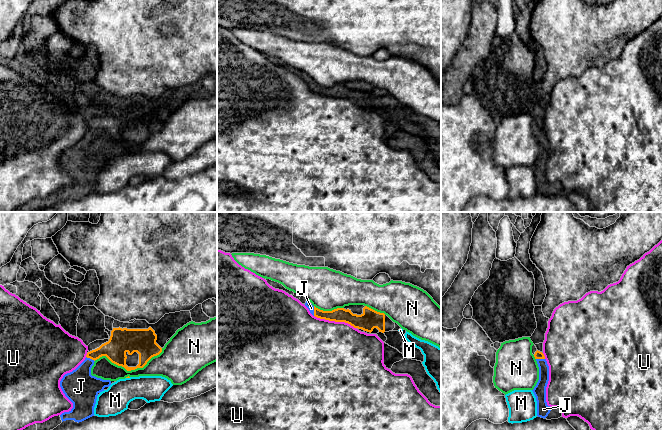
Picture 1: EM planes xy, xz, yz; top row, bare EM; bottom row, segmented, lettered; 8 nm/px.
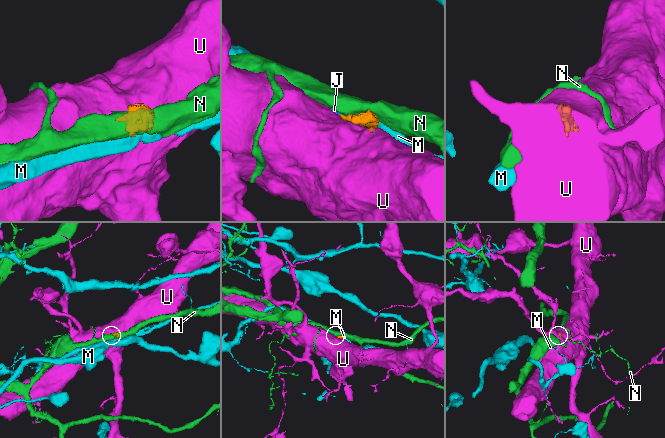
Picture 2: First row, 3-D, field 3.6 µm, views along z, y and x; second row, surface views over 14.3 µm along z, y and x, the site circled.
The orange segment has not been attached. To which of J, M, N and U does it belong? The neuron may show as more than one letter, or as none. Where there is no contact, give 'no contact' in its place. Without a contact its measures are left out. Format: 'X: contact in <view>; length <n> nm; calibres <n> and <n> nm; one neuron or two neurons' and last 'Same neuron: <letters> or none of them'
J: contact in xz; length 80 nm; calibres 110 and 50 nm; one neuron
M: contact in xy; length 40 nm; calibres 20 and 220 nm; two neurons
N: contact in xy; length 550 nm; calibres 190 and 170 nm; two neurons
U: contact in xz; length 360 nm; calibres 140 and 500 nm; two neurons
Same neuron: J

